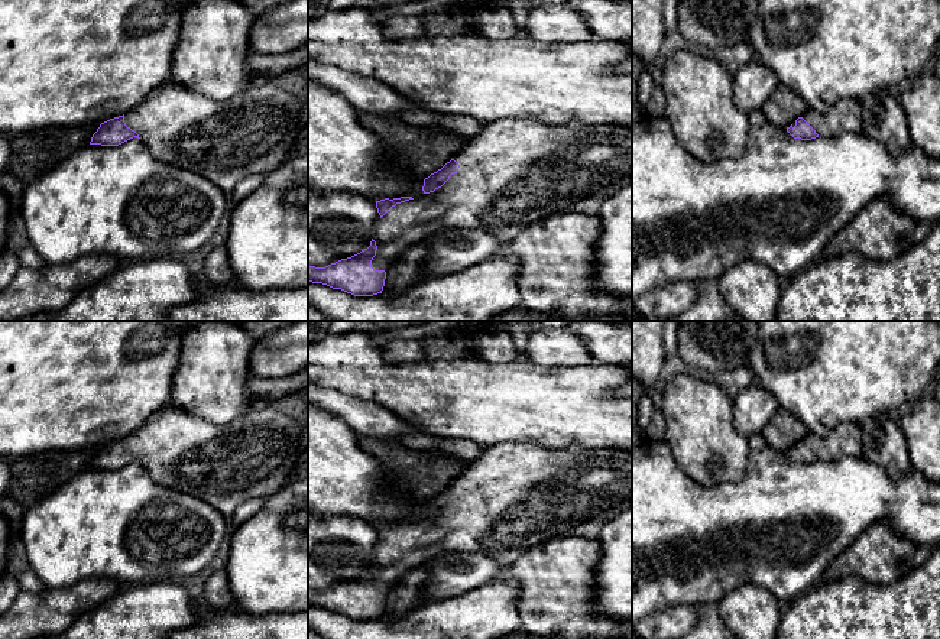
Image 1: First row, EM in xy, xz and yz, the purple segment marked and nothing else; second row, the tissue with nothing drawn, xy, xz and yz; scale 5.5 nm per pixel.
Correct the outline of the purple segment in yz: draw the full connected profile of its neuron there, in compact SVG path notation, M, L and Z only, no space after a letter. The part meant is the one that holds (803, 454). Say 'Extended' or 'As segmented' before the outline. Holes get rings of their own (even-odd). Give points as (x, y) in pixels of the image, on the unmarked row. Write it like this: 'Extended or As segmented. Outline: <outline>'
Extended. Outline: M845 422L829 435L806 435L787 455L794 463L811 464L816 461L837 461L845 457L862 457L862 429L859 424Z

